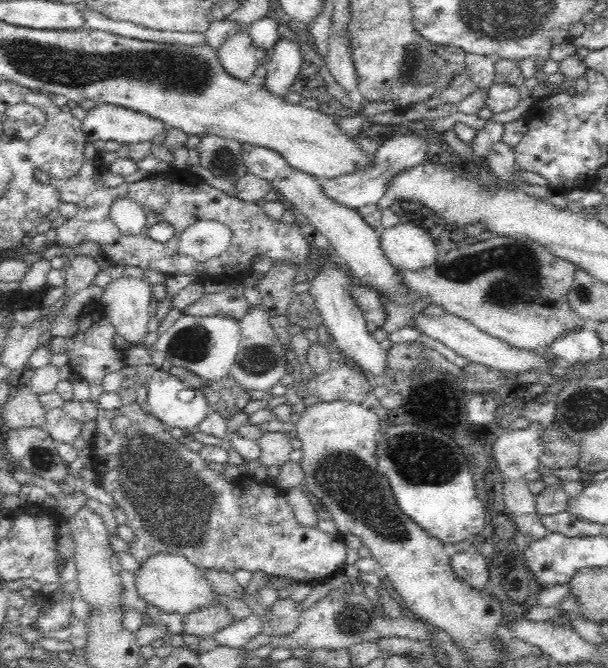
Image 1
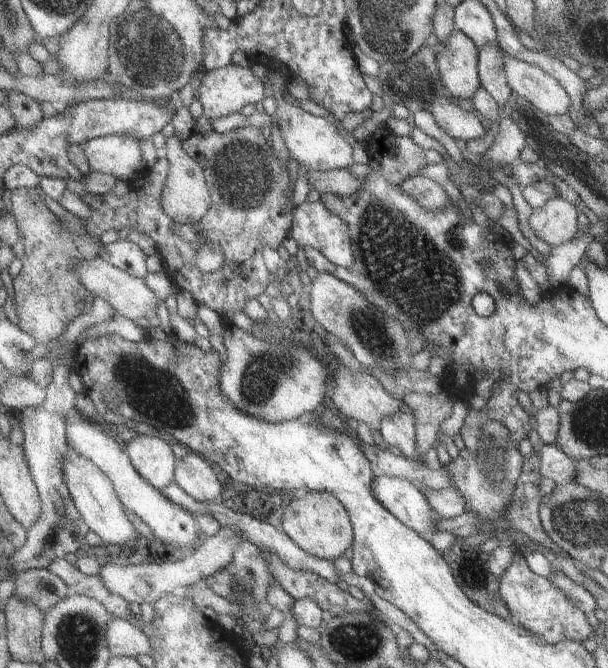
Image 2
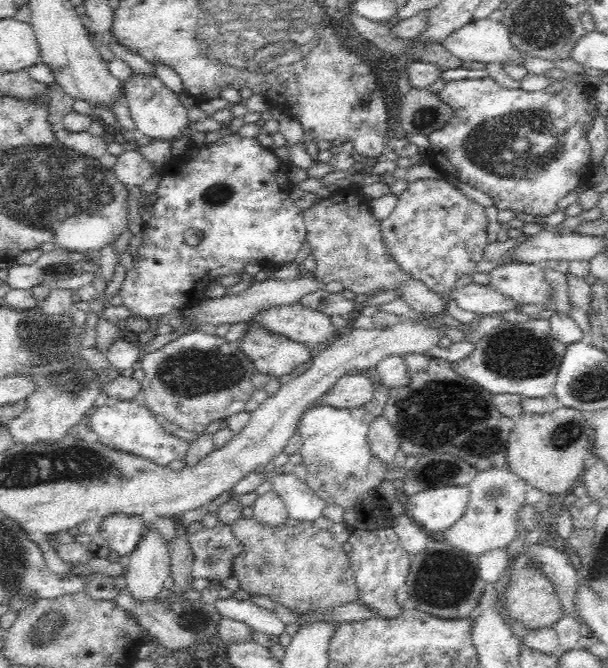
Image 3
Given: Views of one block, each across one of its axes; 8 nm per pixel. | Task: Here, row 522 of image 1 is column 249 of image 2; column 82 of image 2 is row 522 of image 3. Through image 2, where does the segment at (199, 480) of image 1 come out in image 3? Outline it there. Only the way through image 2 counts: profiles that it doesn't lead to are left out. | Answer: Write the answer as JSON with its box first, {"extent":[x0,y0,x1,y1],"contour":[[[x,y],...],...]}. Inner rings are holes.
{"extent":[186,522,244,581],"contour":[[[201,522],[186,527],[192,550],[191,575],[194,579],[226,581],[232,576],[233,560],[244,551],[230,524],[216,523],[208,528]]]}

